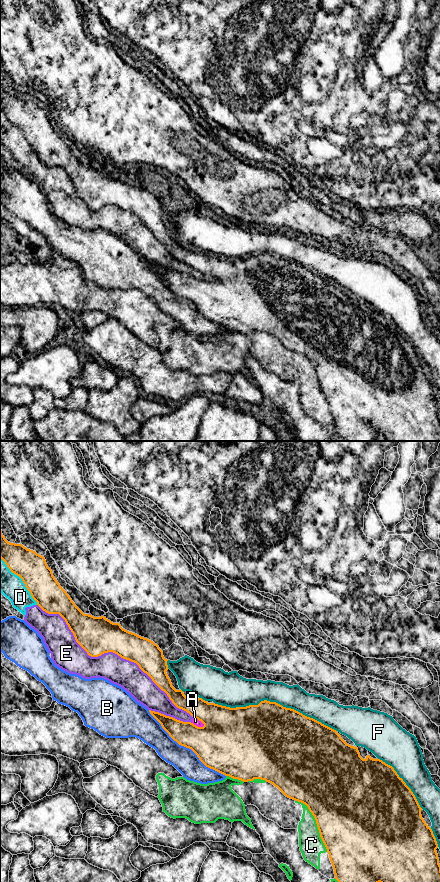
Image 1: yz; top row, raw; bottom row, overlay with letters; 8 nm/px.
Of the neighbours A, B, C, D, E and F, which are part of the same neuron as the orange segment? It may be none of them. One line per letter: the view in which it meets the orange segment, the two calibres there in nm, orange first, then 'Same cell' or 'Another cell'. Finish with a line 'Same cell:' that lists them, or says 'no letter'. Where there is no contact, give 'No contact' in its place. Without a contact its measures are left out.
A: Touches orange in yz. Thickness 400 nm (orange) against 50 nm. Another cell
B: Touches orange in yz. Thickness 360 nm (orange) against 190 nm. Another cell
C: Touches orange in yz. Thickness 500 nm (orange) against 190 nm. Another cell
D: Touches orange in yz. Thickness 240 nm (orange) against 200 nm. Another cell
E: Touches orange in yz. Thickness 300 nm (orange) against 220 nm. Another cell
F: Touches orange in yz. Thickness 480 nm (orange) against 220 nm. Another cell
Same cell: no letter

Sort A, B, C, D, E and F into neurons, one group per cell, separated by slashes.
A D E / B / C / F

